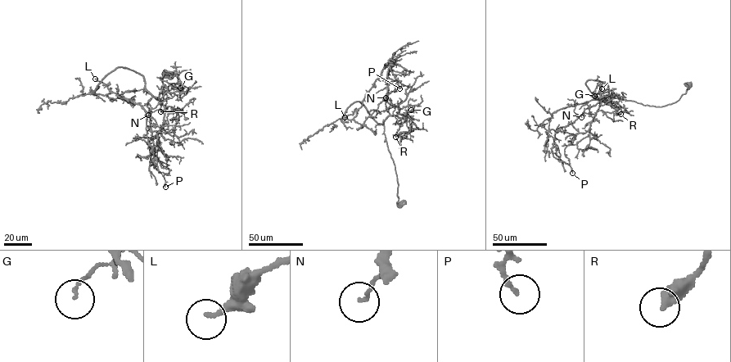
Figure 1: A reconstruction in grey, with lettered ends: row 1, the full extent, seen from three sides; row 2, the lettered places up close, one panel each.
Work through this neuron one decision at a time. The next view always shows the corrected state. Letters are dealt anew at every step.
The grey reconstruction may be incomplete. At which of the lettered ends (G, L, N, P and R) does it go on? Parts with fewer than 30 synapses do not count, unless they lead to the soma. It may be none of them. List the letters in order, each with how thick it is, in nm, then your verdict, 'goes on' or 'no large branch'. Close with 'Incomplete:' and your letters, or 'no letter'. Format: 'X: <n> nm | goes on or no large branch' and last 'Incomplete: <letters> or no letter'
G: 90 nm | no large branch
L: 200 nm | no large branch
N: 90 nm | no large branch
P: 140 nm | no large branch
R: 460 nm | no large branch
Incomplete: no letter

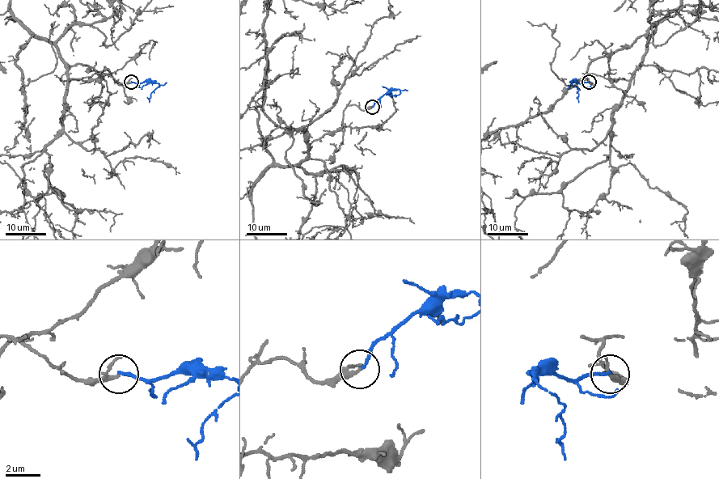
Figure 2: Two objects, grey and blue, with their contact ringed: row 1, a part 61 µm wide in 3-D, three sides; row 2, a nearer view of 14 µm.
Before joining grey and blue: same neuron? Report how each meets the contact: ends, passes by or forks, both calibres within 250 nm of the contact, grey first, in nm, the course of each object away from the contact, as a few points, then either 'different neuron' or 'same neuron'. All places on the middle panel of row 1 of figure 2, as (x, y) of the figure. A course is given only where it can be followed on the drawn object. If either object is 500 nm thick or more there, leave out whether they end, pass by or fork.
grey passes by | blue ends | 200/150 nm | grey via (372, 107), (348, 106), (341, 126), (251, 190), (251, 232) | blue via (372, 107), (385, 94), (399, 90), (400, 92), (391, 96) | different neuron

